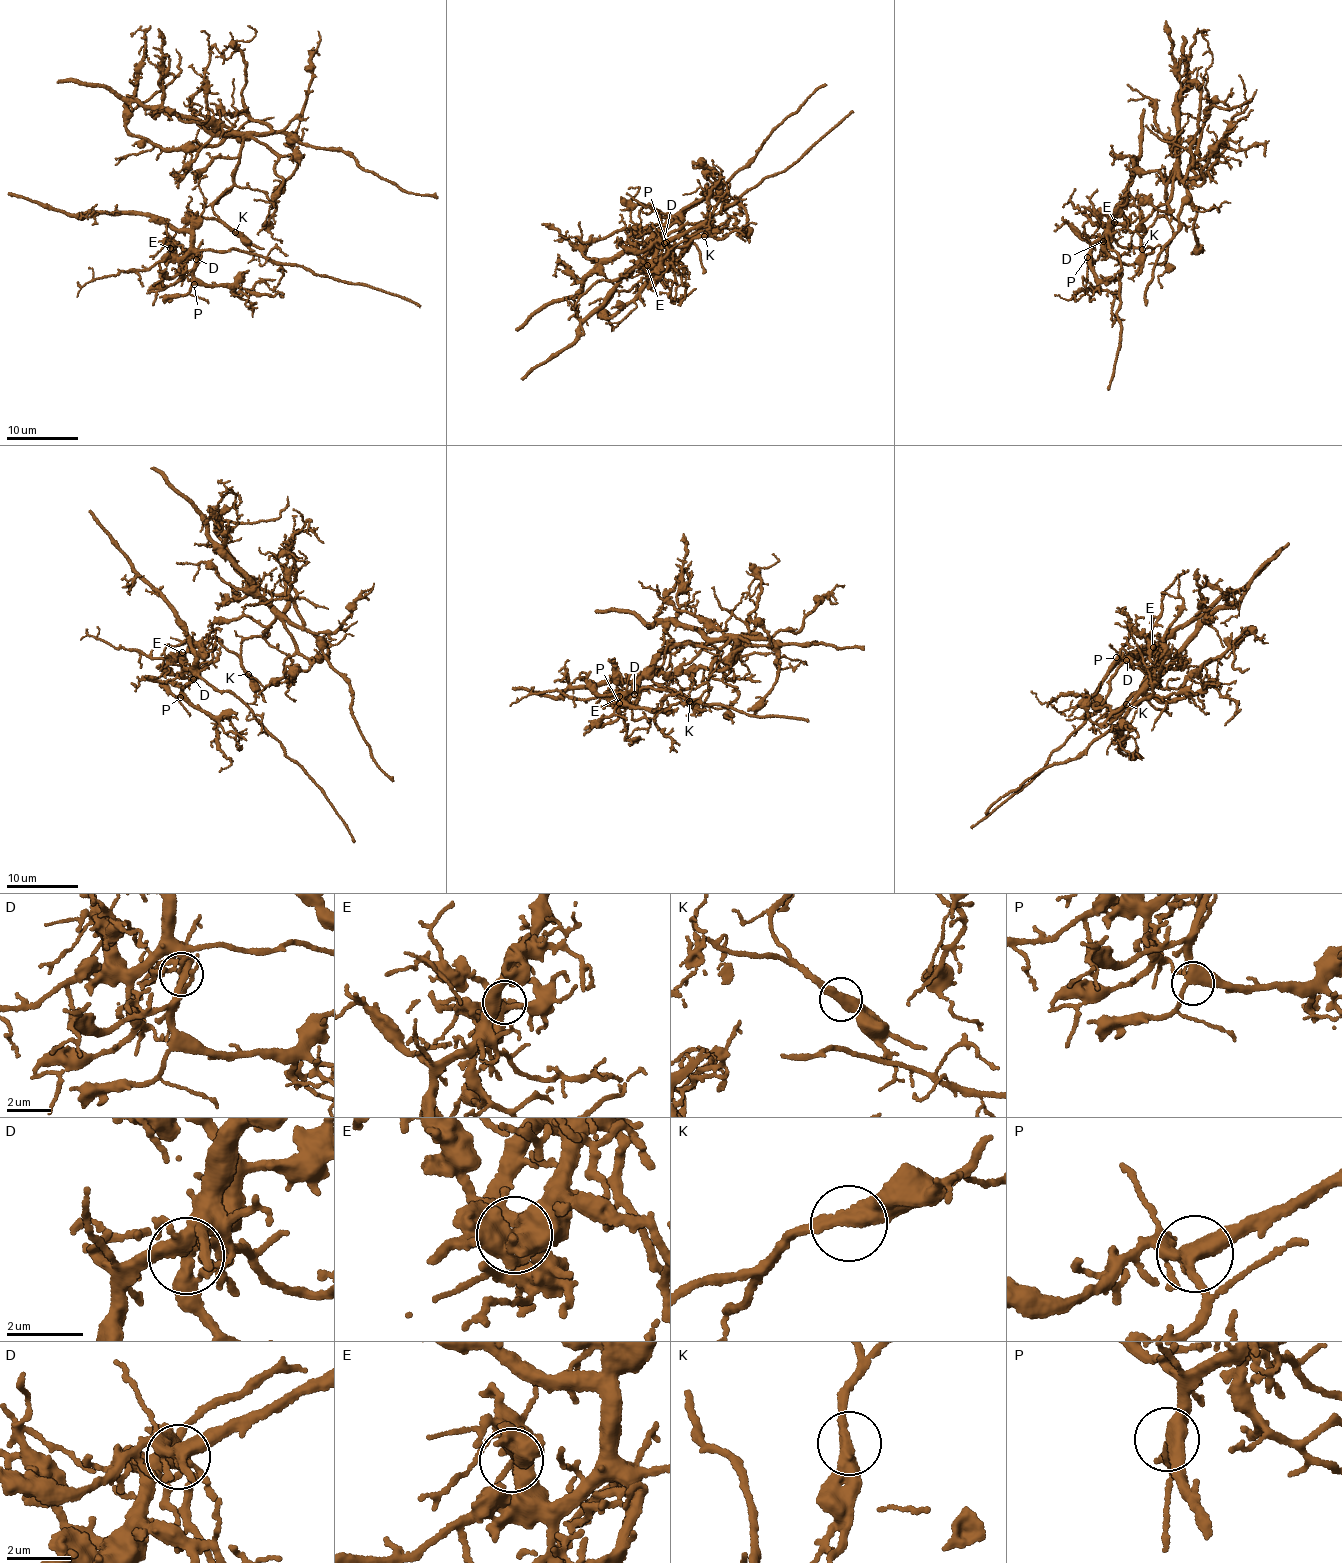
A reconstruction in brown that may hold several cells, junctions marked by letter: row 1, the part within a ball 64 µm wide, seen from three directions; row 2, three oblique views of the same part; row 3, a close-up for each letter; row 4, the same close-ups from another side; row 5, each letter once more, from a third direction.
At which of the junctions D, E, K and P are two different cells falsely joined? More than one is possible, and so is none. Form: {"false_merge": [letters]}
{"false_merge": ["K"]}

